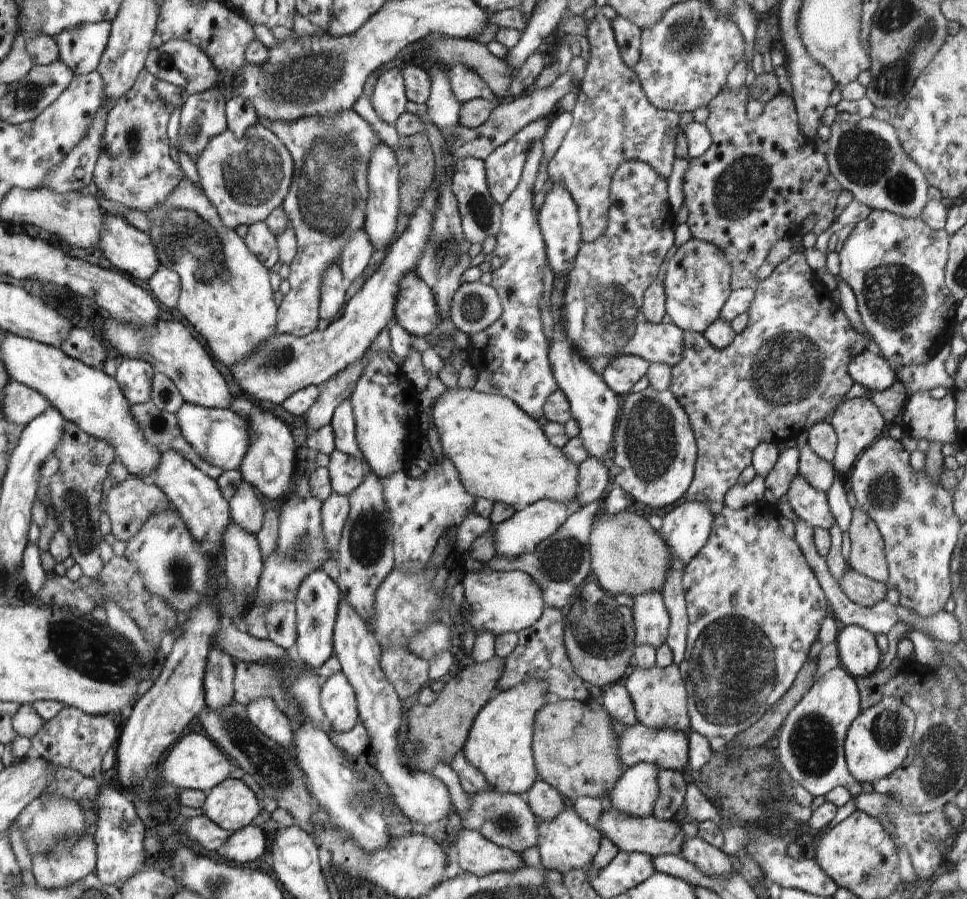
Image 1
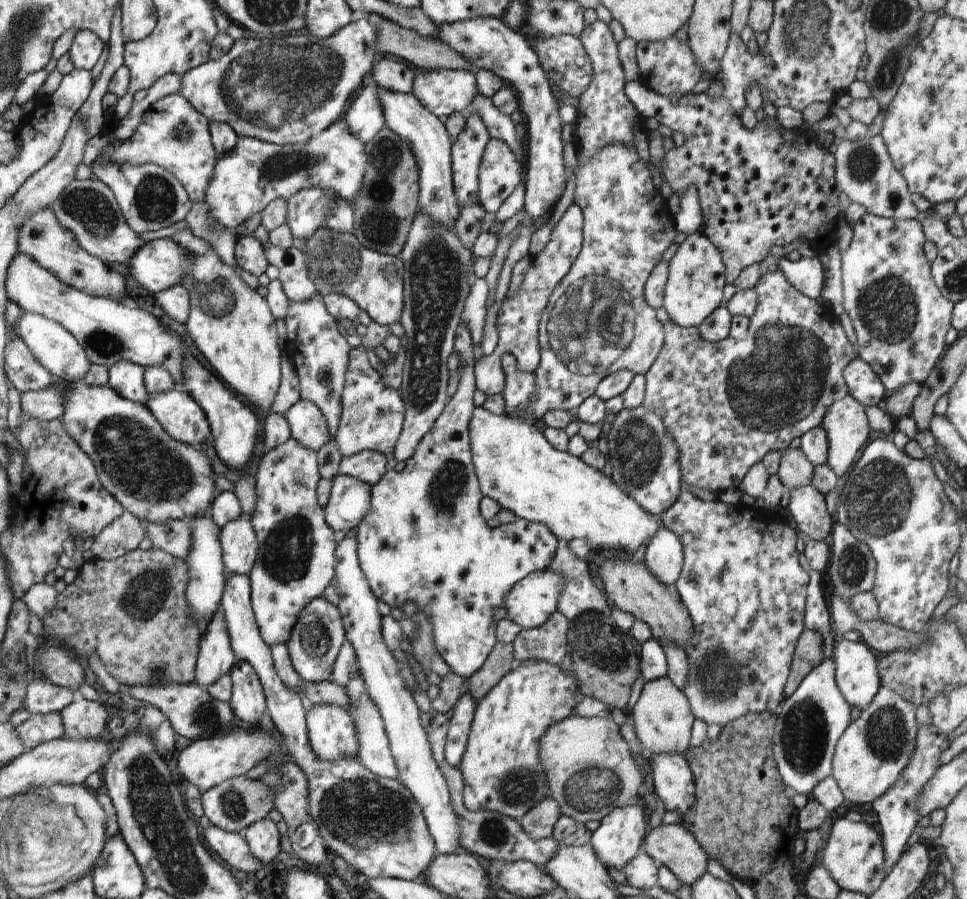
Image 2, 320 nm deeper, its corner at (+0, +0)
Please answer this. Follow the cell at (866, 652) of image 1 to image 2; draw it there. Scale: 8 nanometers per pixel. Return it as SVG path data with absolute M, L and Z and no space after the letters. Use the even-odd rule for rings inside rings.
M834 639L831 657L835 662L835 679L842 696L852 707L868 708L881 687L877 654L862 640Z

